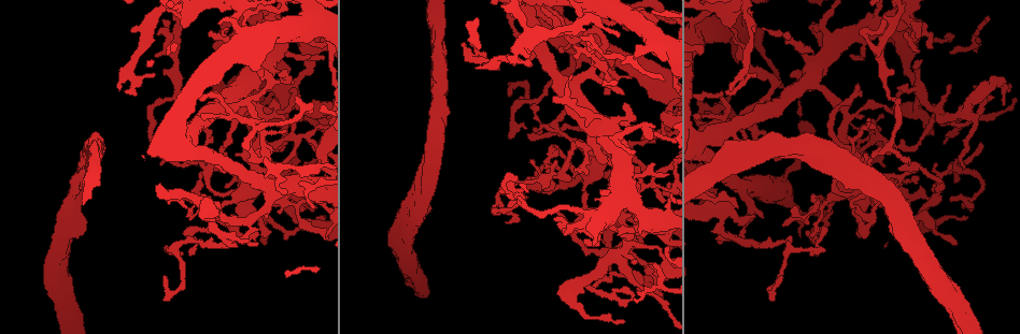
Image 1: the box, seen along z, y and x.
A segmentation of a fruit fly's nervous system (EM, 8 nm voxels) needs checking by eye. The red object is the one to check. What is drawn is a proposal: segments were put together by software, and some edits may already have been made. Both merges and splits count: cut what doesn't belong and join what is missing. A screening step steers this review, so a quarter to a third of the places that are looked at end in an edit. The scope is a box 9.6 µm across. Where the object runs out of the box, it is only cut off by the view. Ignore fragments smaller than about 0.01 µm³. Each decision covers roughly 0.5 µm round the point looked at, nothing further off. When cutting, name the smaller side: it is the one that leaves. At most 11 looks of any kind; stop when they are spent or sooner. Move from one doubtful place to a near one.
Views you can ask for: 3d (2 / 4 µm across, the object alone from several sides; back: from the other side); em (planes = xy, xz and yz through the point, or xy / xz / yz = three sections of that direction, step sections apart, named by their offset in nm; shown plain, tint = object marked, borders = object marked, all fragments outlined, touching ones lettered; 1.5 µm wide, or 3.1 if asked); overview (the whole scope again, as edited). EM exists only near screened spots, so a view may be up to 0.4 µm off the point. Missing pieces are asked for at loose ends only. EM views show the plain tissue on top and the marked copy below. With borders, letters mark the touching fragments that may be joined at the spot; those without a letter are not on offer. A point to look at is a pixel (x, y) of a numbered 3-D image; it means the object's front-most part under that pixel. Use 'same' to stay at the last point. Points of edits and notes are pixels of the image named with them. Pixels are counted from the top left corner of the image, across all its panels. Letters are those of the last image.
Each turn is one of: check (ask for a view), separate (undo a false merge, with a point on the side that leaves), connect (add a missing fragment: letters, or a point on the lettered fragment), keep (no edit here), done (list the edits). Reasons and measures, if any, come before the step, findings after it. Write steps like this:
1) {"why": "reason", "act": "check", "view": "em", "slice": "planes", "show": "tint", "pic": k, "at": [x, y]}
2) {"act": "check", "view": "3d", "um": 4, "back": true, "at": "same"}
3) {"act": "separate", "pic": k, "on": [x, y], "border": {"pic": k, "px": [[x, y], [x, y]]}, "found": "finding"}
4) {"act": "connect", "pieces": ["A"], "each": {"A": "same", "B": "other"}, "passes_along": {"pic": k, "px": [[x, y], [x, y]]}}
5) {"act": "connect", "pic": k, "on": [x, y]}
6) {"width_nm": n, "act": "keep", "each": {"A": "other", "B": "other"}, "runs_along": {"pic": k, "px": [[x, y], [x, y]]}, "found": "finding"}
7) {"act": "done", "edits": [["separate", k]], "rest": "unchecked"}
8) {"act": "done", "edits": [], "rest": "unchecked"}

{"why": "sharp bend", "act": "check", "view": "em", "slice": "planes", "show": "tint", "pic": 1, "at": [497, 206]}

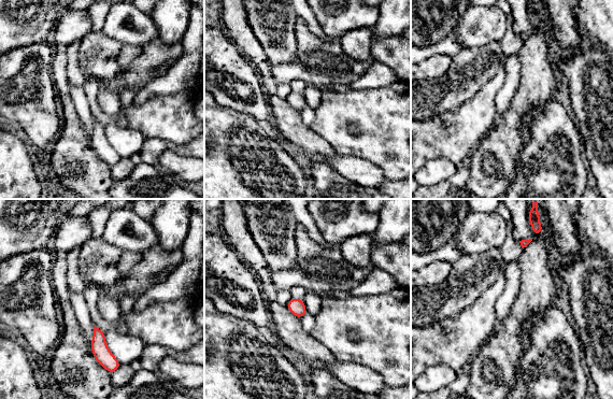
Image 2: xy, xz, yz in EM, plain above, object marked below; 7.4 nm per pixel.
{"act": "check", "view": "em", "slice": "planes", "show": "borders", "at": "same"}

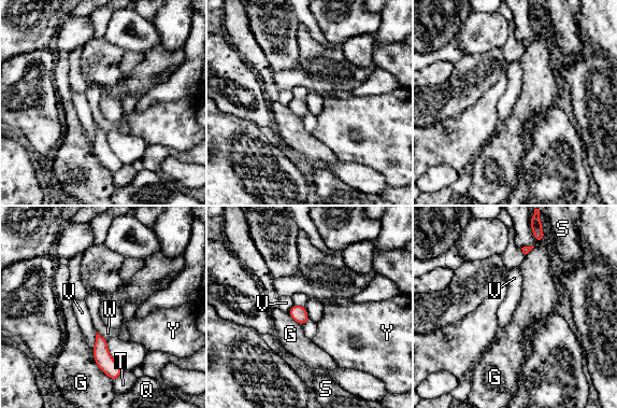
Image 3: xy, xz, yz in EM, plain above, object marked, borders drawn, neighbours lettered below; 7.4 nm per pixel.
{"longest_contact_nm": ["G", 300], "act": "keep", "each": {"G": "other", "Q": "other", "S": "other", "T": "other", "V": "other", "W": "other", "Y": "other"}, "border": {"pic": 3, "px": [[97, 331], [106, 341]]}, "found": "continuous, no second cell"}

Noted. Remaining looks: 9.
{"why": "stops while still wide", "act": "check", "view": "em", "slice": "planes", "show": "tint", "pic": 1, "at": [640, 234]}

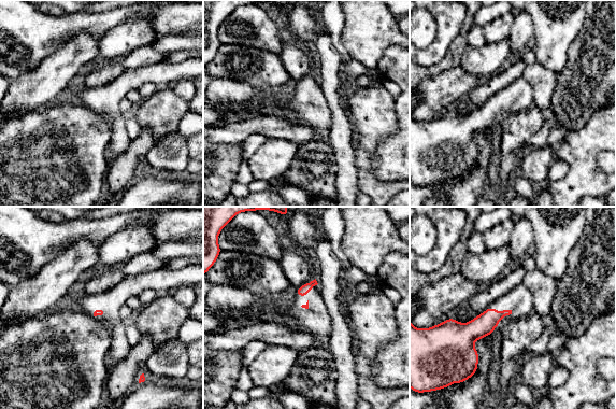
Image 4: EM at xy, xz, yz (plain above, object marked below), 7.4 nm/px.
{"why": "what lies round it", "act": "check", "view": "em", "slice": "planes", "show": "borders", "at": "same"}

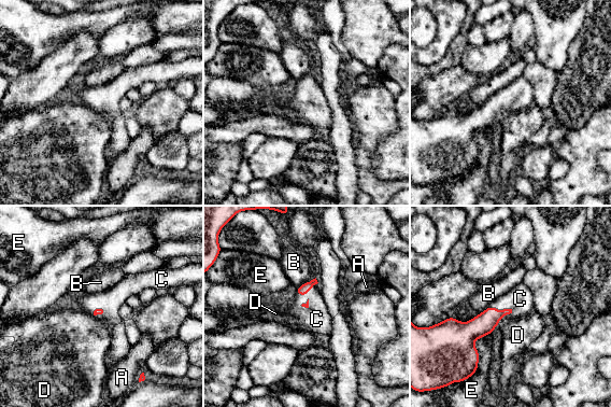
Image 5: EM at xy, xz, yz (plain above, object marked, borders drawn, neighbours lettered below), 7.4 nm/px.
{"act": "connect", "pieces": ["C"], "each": {"A": "other", "B": "other", "C": "same", "D": "other", "E": "other"}, "found": "it goes on there"}

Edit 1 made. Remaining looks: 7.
{"why": "sudden change in width", "act": "check", "view": "em", "slice": "planes", "show": "borders", "pic": 1, "at": [636, 230]}

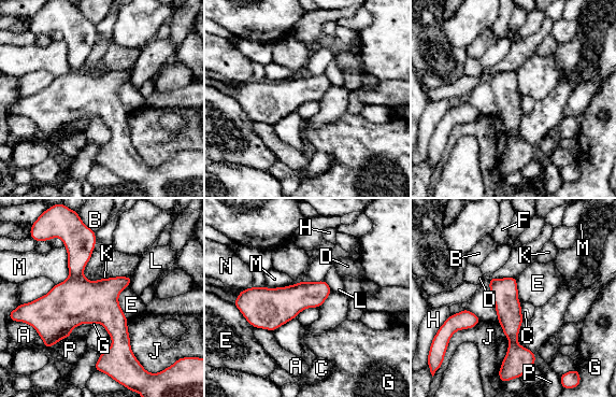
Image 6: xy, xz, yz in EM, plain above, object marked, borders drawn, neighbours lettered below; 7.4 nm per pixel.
{"act": "keep", "each": {"A": "other", "B": "other", "C": "other", "D": "other", "E": "other", "F": "other", "G": "other", "H": "other", "J": "other", "K": "other", "L": "other", "M": "other", "N": "other", "P": "other"}, "found": "all the same cell"}

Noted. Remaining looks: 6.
{"why": "free end", "act": "check", "view": "3d", "um": 2, "back": true, "pic": 1, "at": [320, 110]}

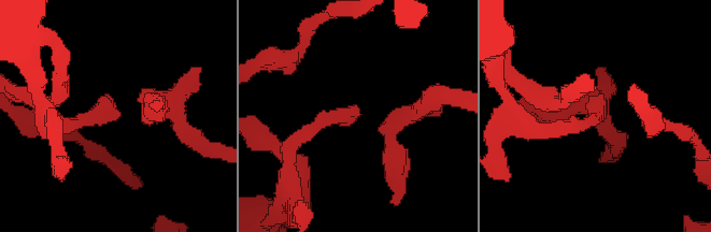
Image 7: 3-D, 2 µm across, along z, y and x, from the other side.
{"act": "check", "view": "em", "slice": "planes", "show": "borders", "pic": 7, "at": [358, 109]}

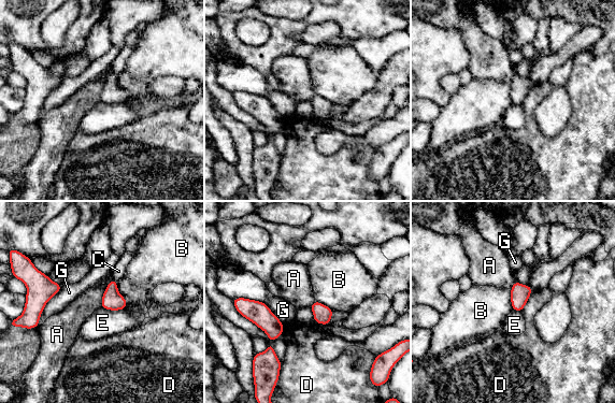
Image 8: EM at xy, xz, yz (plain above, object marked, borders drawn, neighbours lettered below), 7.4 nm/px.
{"act": "keep", "each": {"A": "other", "B": "other", "C": "other", "D": "other", "E": "other", "G": "other"}, "border": {"pic": 8, "px": [[112, 278], [104, 290], [100, 306]]}, "found": "none of them fits"}

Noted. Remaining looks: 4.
{"act": "done", "edits": [["connect", 5]], "rest": "unchecked"}

